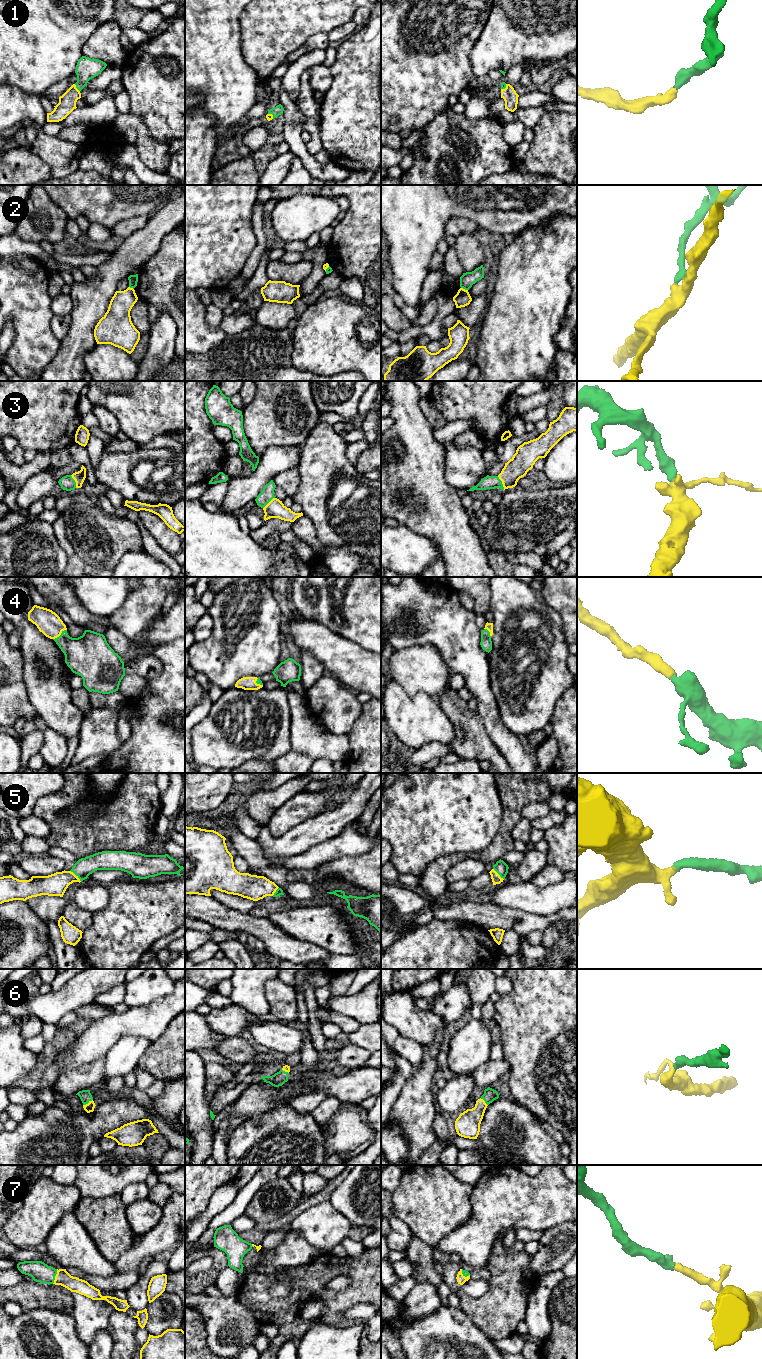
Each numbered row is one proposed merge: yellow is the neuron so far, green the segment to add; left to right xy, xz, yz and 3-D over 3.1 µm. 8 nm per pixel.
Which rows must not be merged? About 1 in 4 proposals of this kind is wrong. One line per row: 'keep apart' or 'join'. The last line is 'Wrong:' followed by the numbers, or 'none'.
1: join
2: keep apart
3: join
4: join
5: join
6: join
7: join
Wrong: 2

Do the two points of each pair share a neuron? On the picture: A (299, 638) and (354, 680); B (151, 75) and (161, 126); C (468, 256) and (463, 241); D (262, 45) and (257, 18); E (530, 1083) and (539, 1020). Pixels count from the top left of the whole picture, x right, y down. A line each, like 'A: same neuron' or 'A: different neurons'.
A: same neuron
B: same neuron
C: same neuron
D: same neuron
E: same neuron

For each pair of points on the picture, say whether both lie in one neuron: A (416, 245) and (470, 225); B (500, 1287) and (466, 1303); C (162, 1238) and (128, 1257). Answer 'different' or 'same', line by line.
A: different
B: same
C: same

